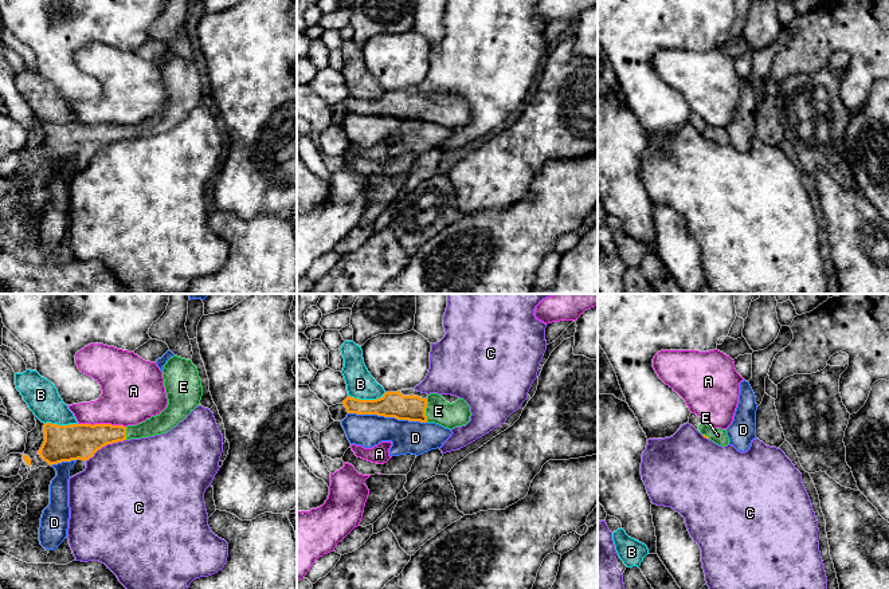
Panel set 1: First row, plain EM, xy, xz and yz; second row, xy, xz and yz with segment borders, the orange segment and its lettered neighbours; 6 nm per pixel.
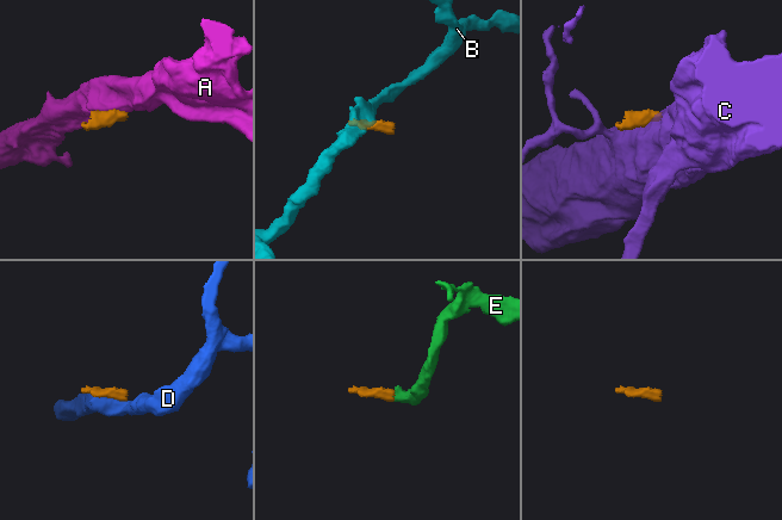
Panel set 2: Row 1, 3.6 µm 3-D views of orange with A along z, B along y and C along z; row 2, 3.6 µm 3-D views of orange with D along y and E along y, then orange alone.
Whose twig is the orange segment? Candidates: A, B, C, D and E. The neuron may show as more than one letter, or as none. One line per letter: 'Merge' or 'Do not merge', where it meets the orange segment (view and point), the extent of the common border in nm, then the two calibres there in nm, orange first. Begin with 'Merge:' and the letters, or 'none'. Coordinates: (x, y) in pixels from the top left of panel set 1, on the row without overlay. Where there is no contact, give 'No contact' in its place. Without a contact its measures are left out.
Merge: E
A: Do not merge. Touches orange at xy (102, 124). Shared border 280 nm. Thickness 220 nm (orange) against 360 nm
B: Do not merge. Touches orange at xz (367, 99). Shared border 240 nm. Thickness 160 nm (orange) against 170 nm
C: Do not merge. Touches orange at xy (105, 144). Shared border 280 nm. Thickness 220 nm (orange) against 480 nm
D: Do not merge. Touches orange at xz (387, 116). Shared border 480 nm. Thickness 160 nm (orange) against 200 nm
E: Merge. Touches orange at xz (425, 110). Shared border 140 nm. Thickness 160 nm (orange) against 150 nm

